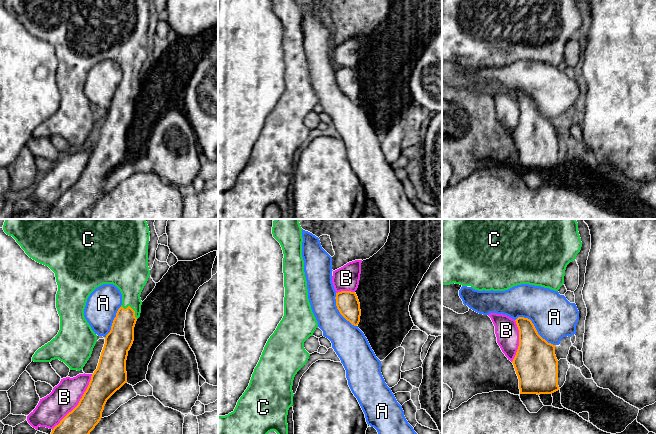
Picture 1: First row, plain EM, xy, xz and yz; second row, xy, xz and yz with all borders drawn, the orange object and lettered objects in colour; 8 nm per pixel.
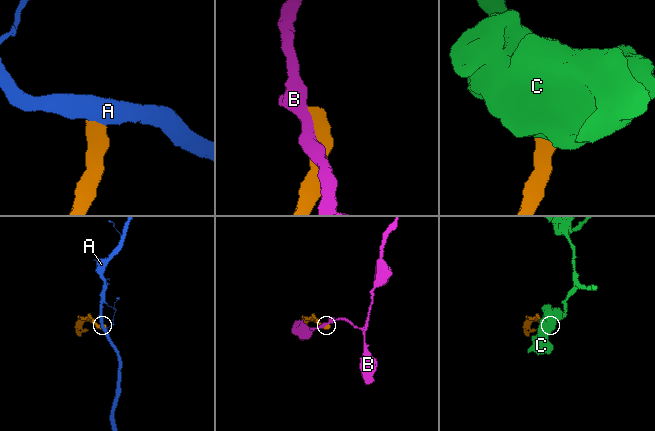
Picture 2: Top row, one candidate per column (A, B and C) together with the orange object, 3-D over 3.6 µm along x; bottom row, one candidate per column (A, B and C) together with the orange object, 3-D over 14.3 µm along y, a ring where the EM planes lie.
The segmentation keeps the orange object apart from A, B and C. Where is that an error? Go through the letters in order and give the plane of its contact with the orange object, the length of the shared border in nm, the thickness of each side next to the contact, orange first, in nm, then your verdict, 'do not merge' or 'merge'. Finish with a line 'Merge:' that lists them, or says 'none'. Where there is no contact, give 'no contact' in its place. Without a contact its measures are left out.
A: yz | 380 nm | 320/360 nm | do not merge
B: xy | 550 nm | 220/220 nm | do not merge
C: xy | 170 nm | 200/260 nm | merge
Merge: C

